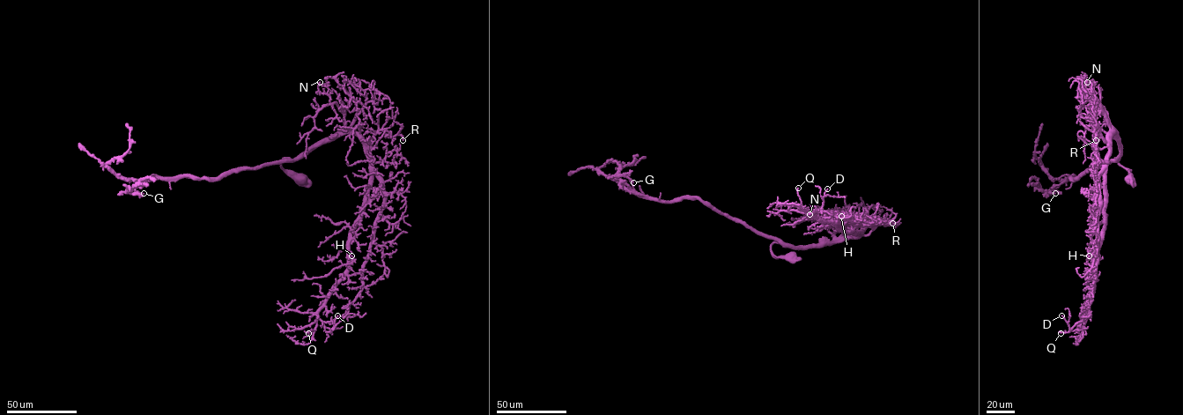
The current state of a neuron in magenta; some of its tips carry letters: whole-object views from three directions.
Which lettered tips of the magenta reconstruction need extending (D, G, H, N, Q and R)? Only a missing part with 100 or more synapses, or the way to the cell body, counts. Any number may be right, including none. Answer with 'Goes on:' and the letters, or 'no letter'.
Goes on: no letter

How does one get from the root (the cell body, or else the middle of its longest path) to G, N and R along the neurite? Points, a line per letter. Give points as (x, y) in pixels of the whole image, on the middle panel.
G: (861, 233), (822, 245), (790, 247), (695, 198), (639, 196), (617, 177), (624, 175), (633, 182)
N: (861, 233), (859, 235), (835, 239), (822, 221), (809, 218), (809, 214)
R: (861, 233), (857, 234), (869, 226), (892, 223)

